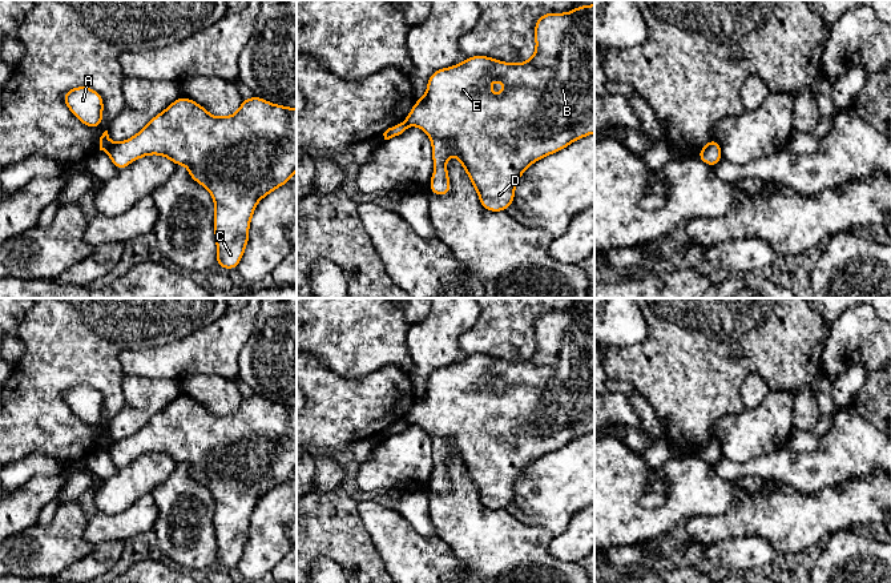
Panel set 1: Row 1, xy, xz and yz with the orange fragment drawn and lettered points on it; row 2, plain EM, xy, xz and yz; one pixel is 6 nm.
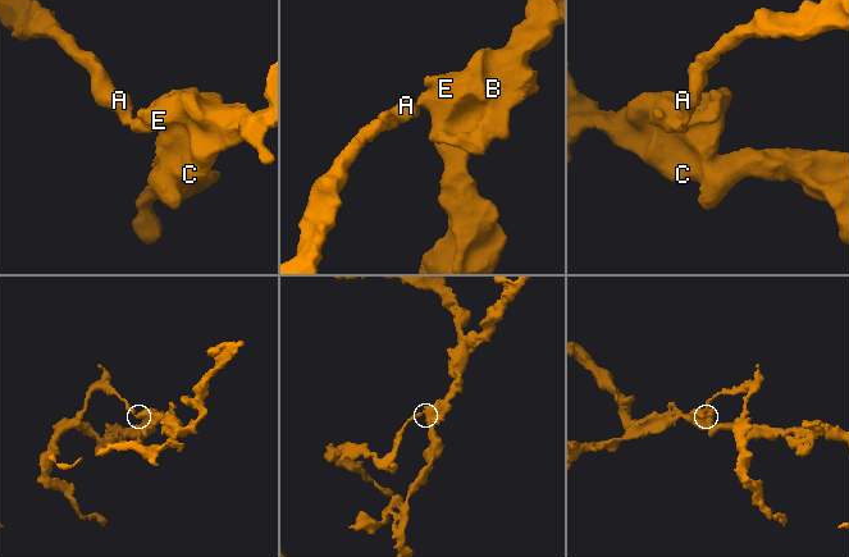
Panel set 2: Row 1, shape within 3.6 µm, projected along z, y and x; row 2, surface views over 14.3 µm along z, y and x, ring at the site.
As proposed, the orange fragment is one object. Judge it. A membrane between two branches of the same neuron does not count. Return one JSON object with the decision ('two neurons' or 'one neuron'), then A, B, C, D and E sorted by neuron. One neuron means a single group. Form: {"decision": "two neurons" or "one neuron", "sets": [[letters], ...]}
{"decision": "two neurons", "sets": [["A"], ["B", "C", "D", "E"]]}

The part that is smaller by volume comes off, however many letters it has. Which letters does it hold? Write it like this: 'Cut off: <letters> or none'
Cut off: A

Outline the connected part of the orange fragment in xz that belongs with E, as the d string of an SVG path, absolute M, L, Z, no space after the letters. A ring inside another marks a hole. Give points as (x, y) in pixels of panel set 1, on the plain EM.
M594 302L577 305L568 311L540 314L535 323L535 337L536 350L523 362L471 354L430 374L426 394L416 398L406 421L422 426L431 437L435 469L430 488L434 492L446 494L451 490L446 459L455 453L472 479L481 504L489 510L505 510L513 500L517 479L529 463L594 431ZM495 378L505 385L499 394L489 389Z

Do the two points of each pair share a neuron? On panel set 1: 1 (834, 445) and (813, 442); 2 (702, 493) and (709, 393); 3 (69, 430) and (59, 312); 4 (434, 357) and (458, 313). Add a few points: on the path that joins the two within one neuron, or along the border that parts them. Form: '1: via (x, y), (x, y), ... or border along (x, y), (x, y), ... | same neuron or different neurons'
1: border along (821, 437), (813, 451), (797, 453), (789, 446) | different neurons
2: border along (686, 454), (697, 455) | different neurons
3: via (55, 401), (55, 360), (59, 354), (59, 341) | same neuron
4: via (434, 346), (436, 334), (447, 324) | same neuron

